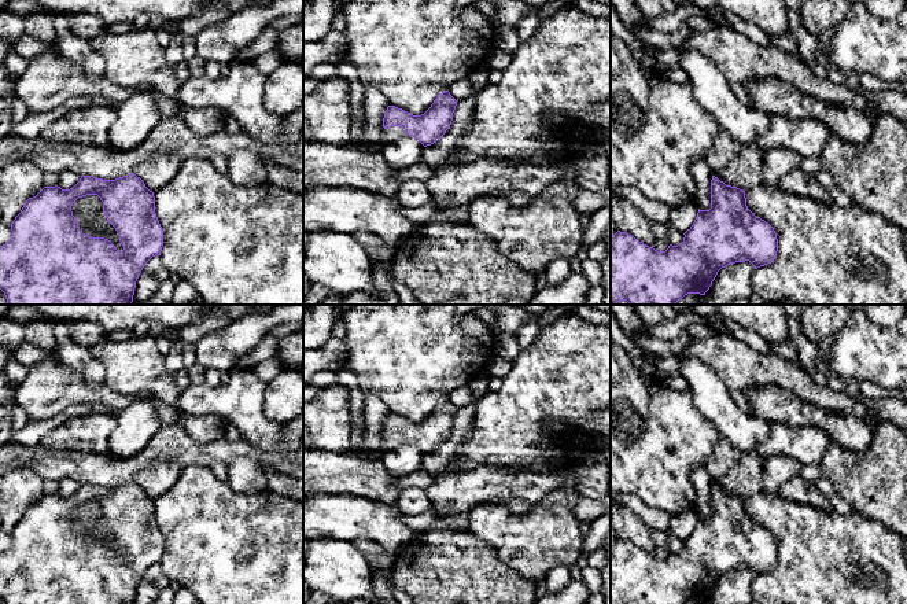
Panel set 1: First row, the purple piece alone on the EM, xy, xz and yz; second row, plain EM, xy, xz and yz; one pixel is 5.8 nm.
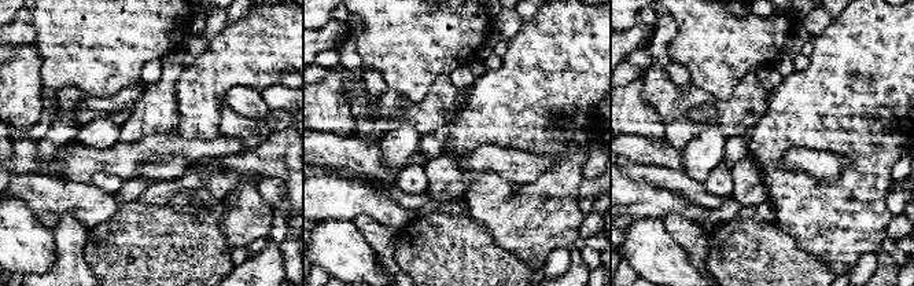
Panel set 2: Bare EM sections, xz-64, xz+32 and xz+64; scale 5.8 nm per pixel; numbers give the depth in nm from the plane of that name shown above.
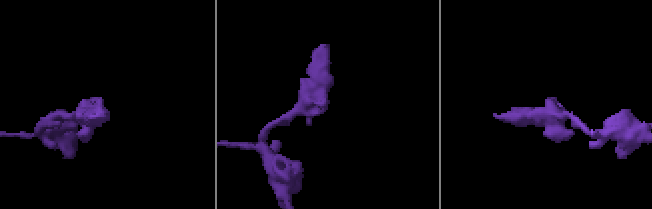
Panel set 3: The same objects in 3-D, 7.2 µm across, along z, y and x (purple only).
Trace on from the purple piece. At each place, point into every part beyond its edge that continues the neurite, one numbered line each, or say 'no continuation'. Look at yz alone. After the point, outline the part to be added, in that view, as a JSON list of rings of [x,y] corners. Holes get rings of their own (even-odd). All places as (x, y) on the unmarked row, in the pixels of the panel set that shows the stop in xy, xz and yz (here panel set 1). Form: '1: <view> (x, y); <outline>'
no continuation

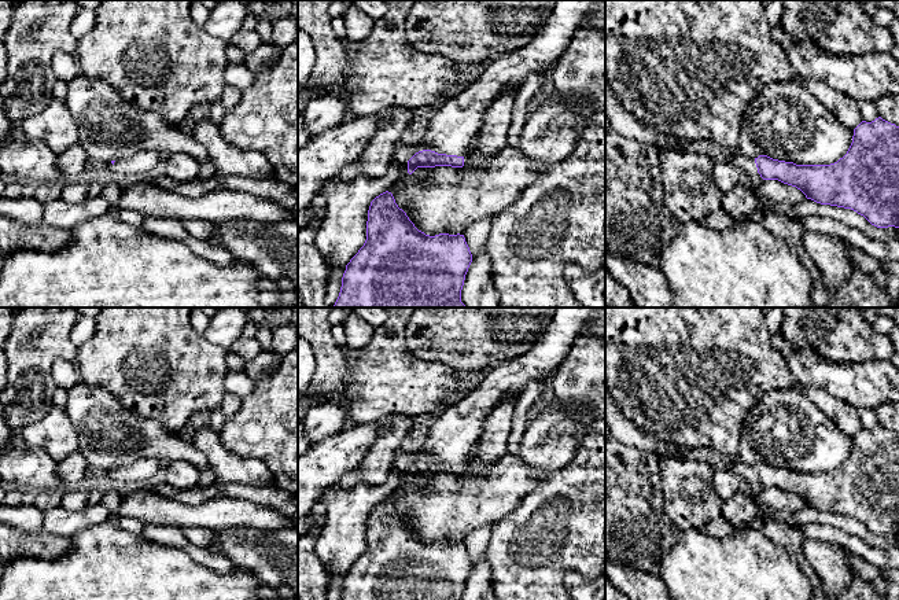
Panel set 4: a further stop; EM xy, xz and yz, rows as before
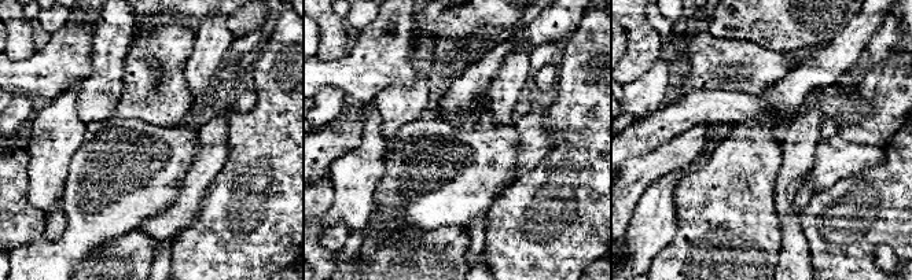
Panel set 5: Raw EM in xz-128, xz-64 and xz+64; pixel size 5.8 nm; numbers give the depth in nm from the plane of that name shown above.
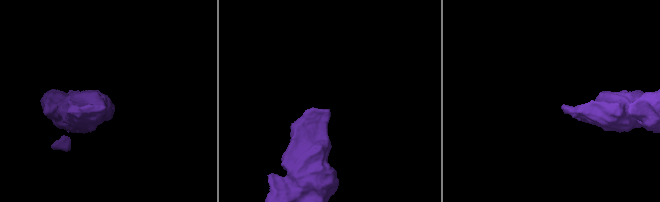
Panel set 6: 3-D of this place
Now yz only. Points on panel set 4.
1: yz (745, 471); [[[741,460],[738,463],[732,463],[727,467],[727,470],[730,470],[730,471],[736,472],[737,475],[740,475],[747,485],[758,481],[755,467],[747,464]]]

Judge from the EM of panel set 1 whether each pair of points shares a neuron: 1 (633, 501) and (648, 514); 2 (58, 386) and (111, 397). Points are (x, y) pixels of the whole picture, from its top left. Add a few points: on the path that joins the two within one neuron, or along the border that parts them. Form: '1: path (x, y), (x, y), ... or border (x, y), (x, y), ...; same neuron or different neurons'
1: path (637, 505), (644, 511); same neuron
2: path (72, 390), (84, 394), (98, 394); same neuron

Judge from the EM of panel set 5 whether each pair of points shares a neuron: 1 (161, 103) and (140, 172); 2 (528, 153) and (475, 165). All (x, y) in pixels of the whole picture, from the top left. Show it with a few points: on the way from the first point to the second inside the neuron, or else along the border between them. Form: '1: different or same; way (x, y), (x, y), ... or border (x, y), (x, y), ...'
1: different; border (122, 117), (138, 117), (164, 126), (186, 124)
2: different; border (512, 124), (519, 139), (517, 179)

